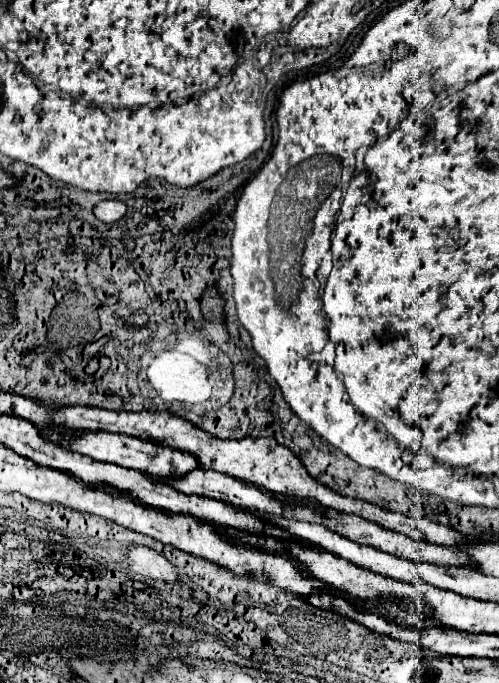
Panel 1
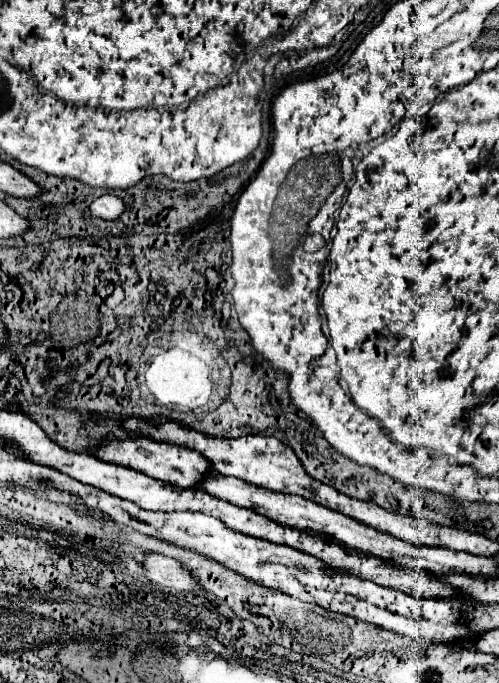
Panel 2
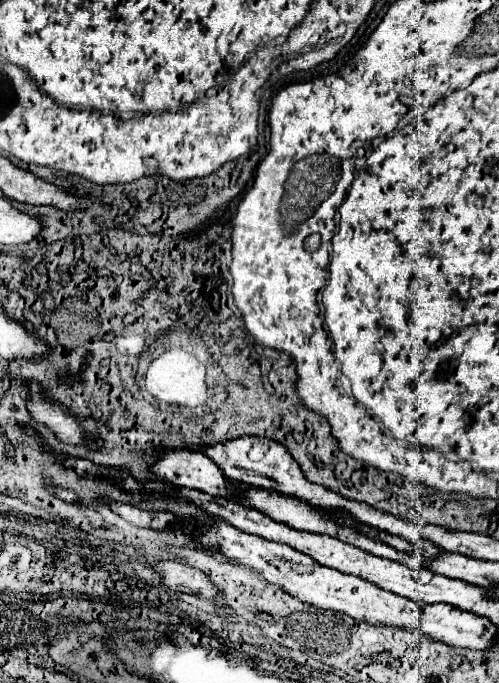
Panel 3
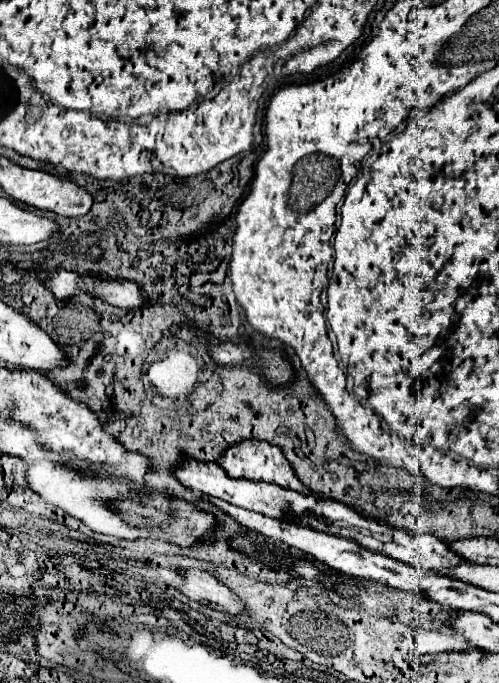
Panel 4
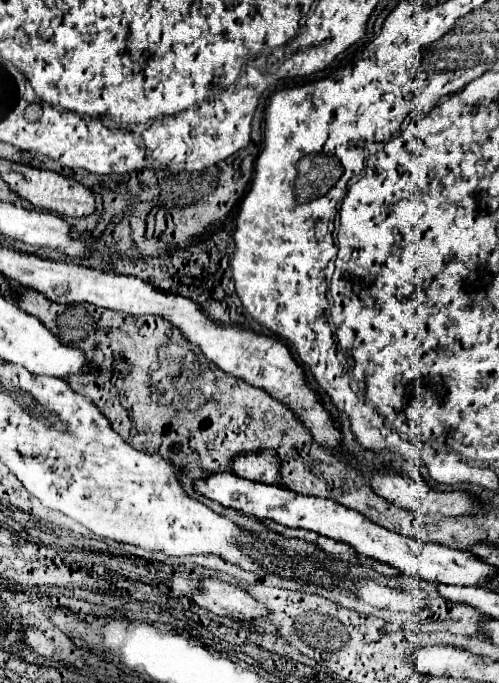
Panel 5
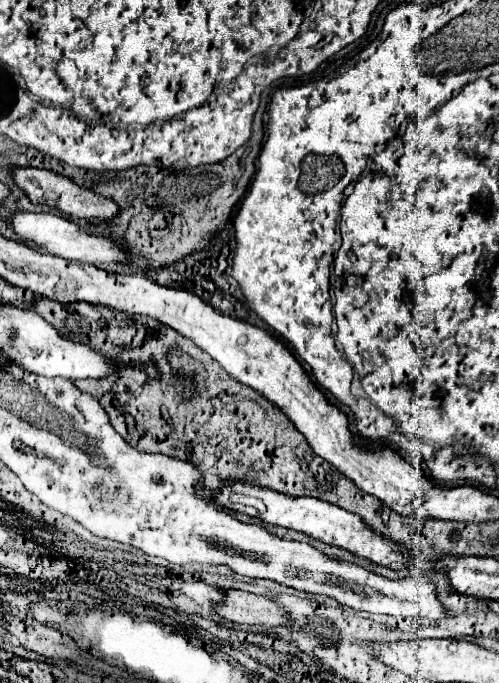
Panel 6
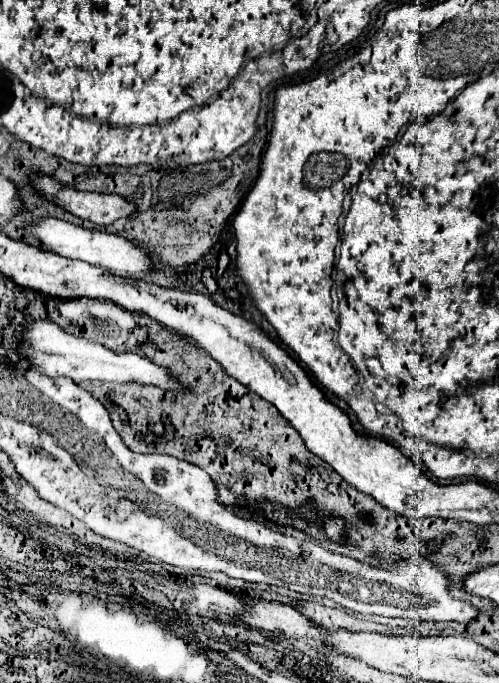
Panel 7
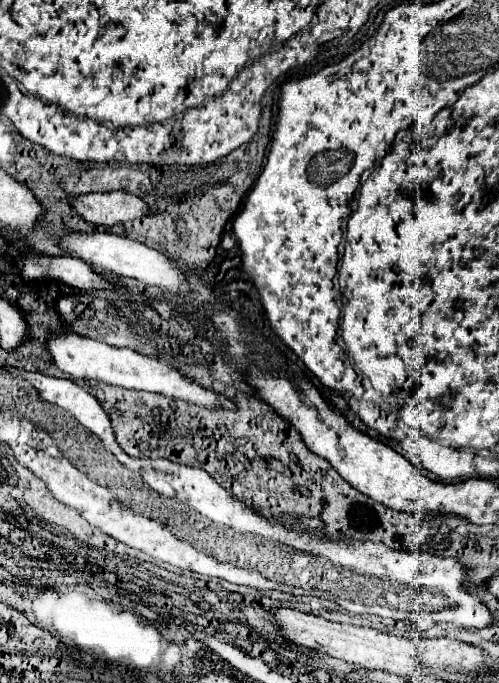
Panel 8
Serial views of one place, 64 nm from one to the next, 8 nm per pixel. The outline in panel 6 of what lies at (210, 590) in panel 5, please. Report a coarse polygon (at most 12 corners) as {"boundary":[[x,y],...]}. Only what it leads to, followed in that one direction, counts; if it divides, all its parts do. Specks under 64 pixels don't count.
{"boundary":[[220,590],[212,610],[246,626],[288,626],[266,596]]}

